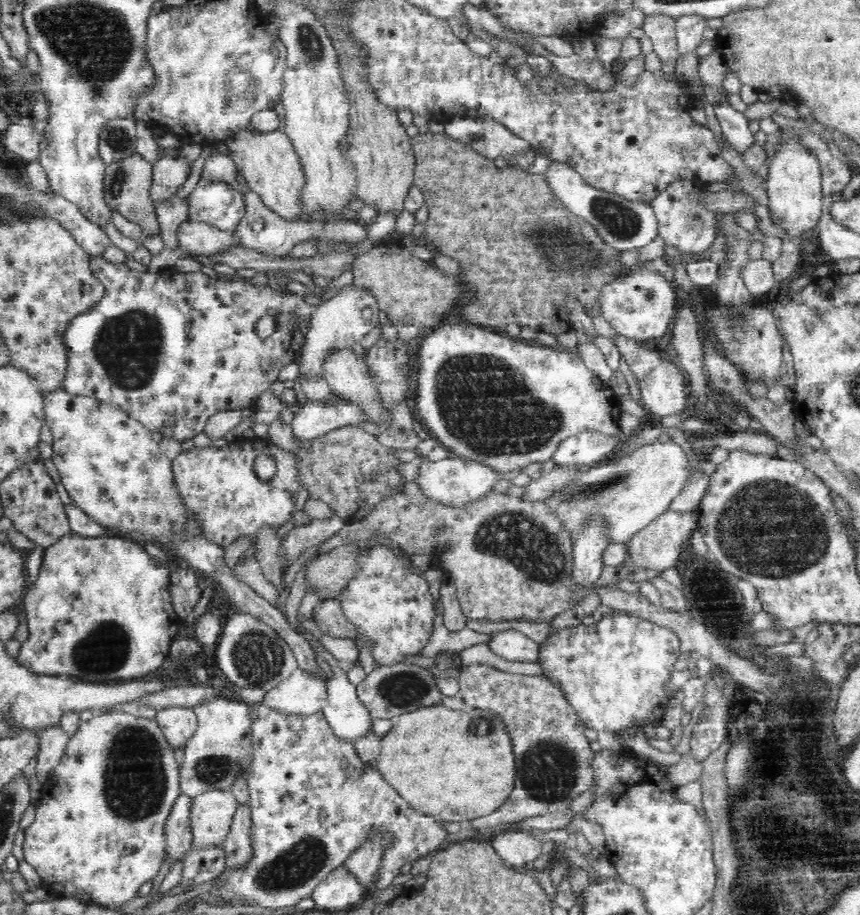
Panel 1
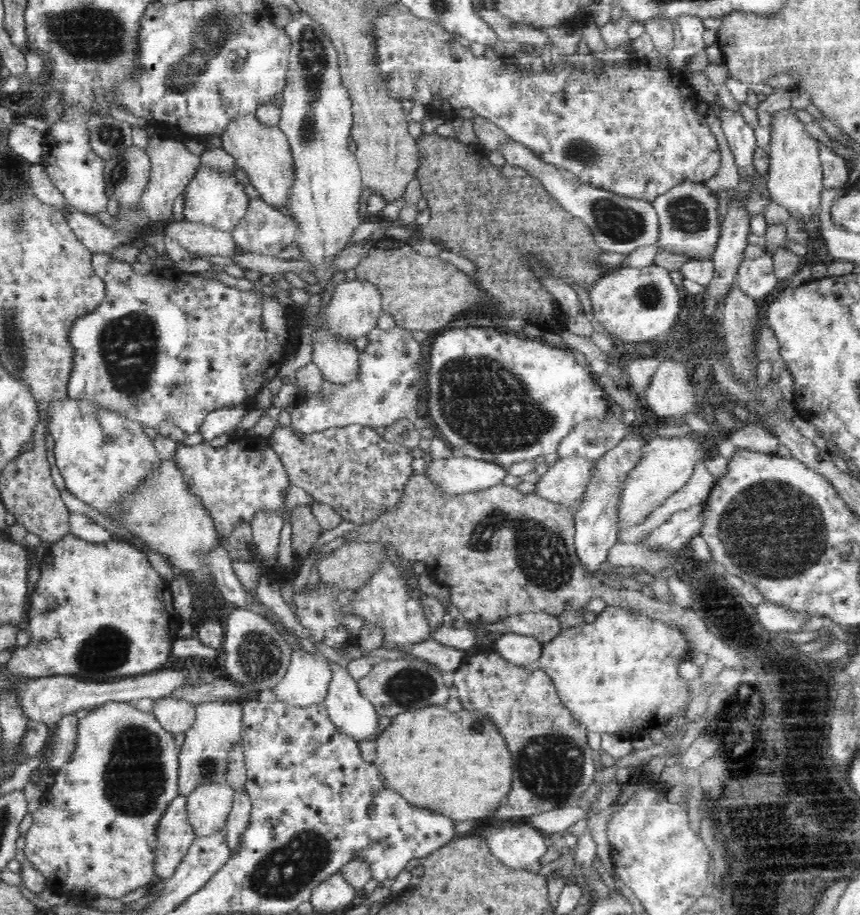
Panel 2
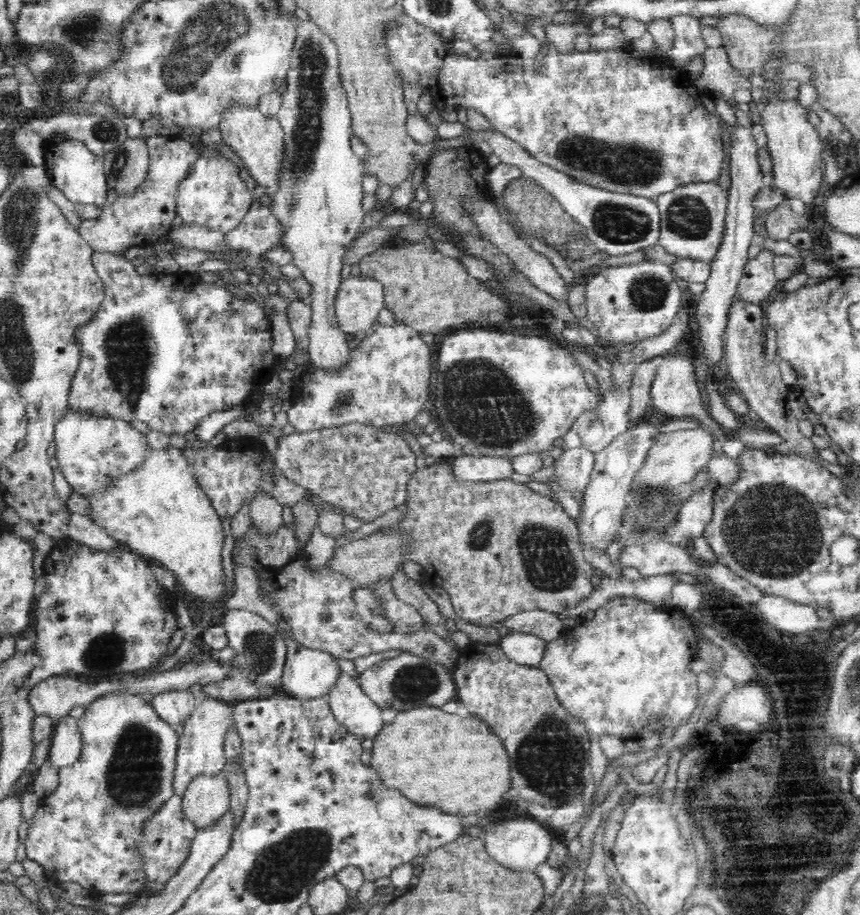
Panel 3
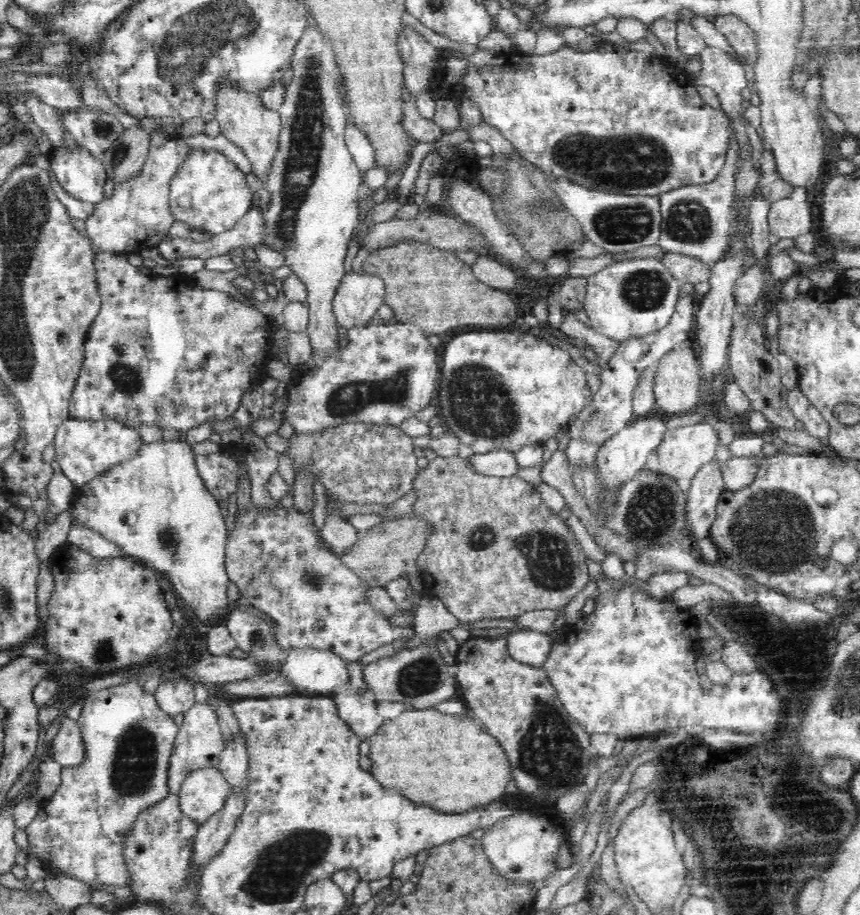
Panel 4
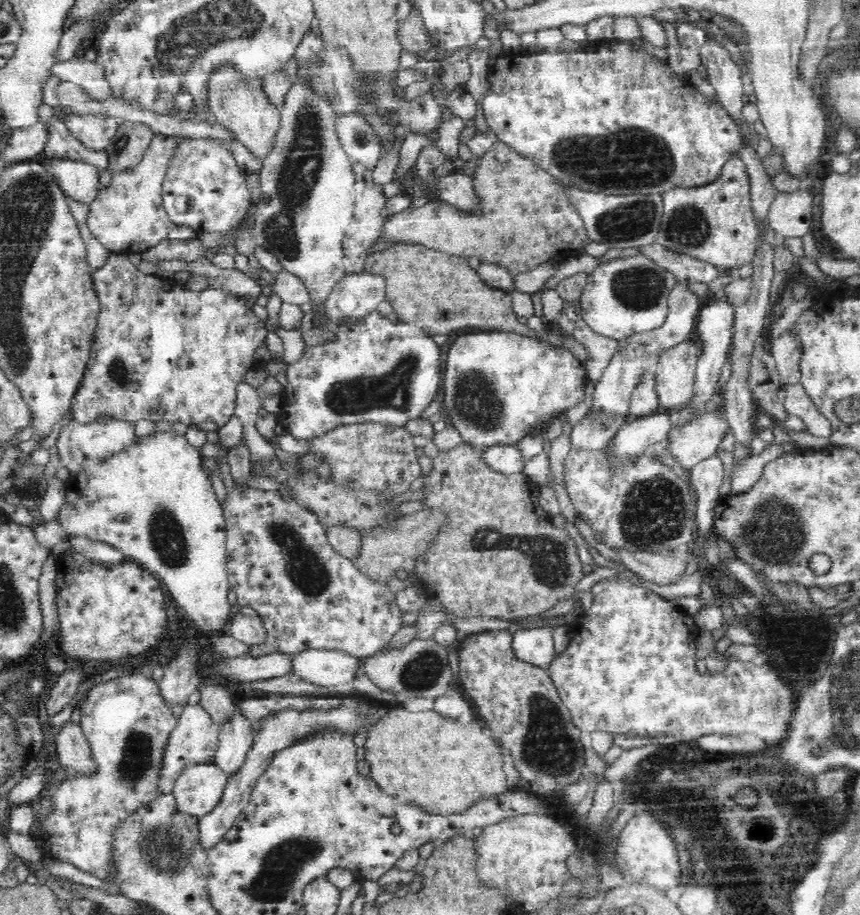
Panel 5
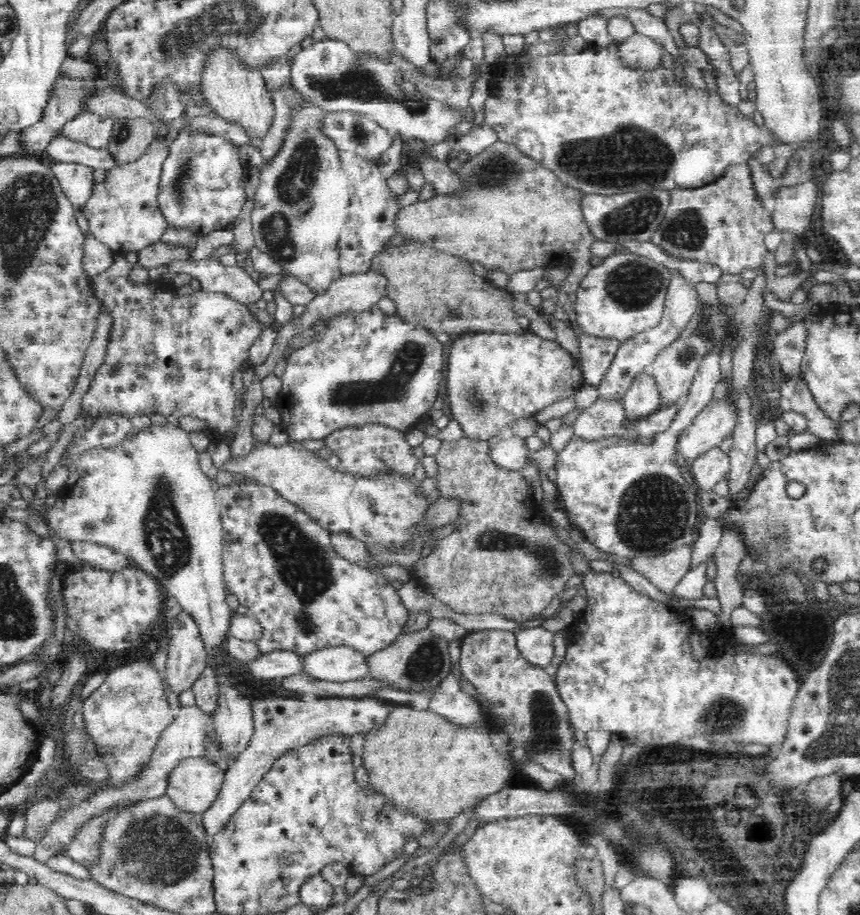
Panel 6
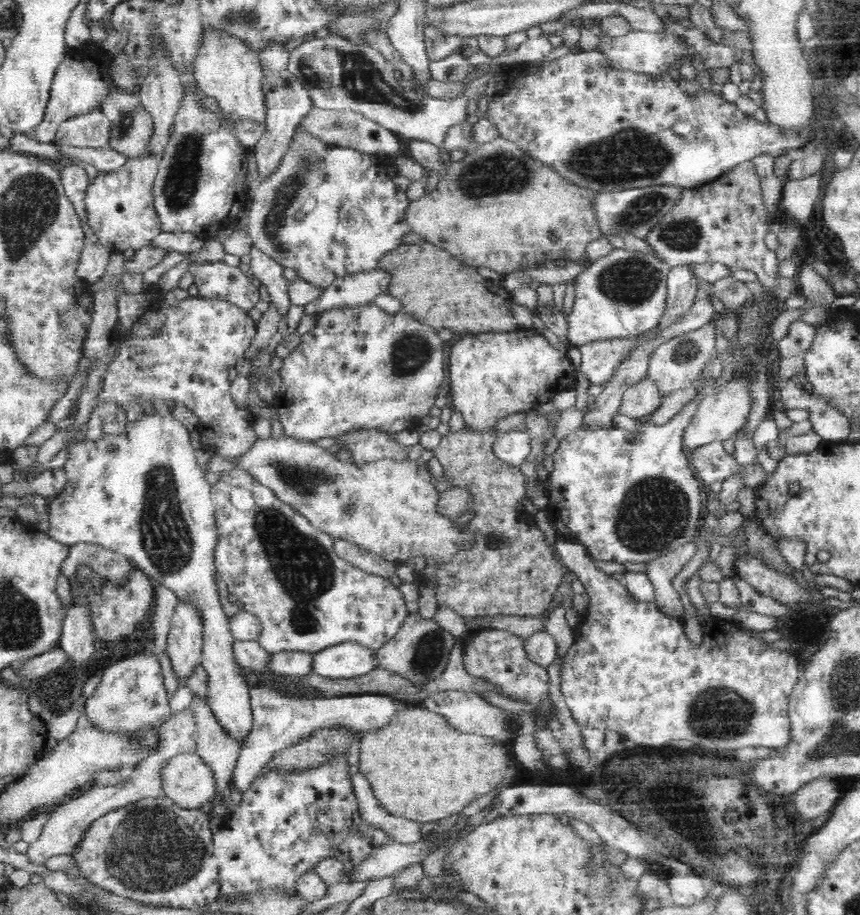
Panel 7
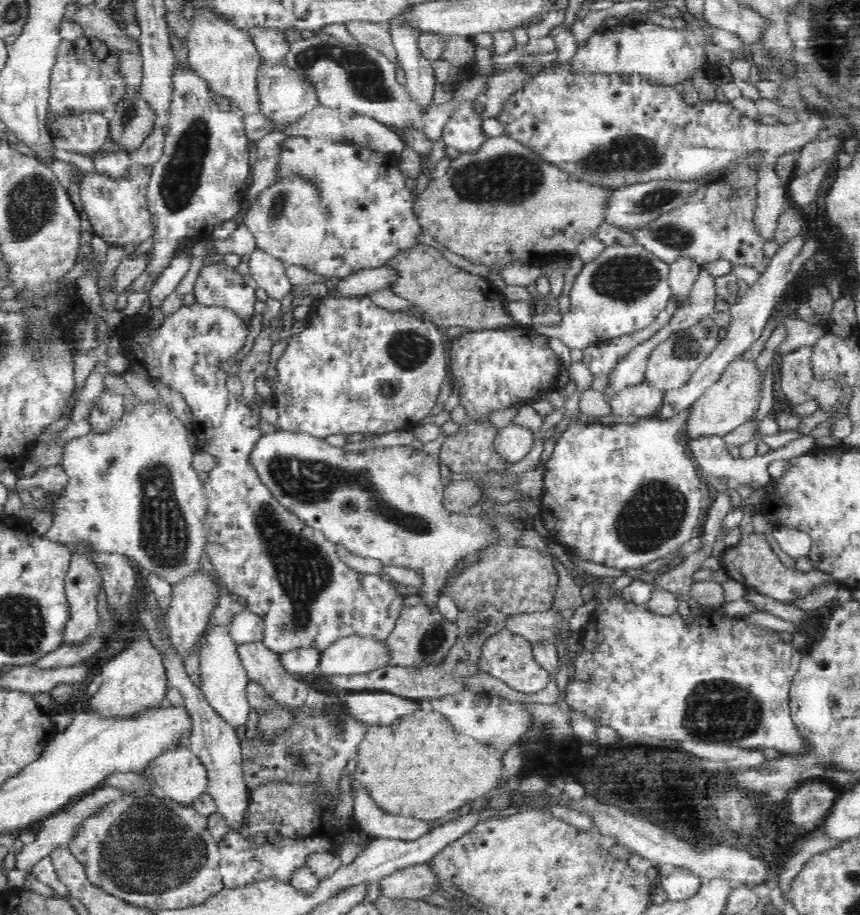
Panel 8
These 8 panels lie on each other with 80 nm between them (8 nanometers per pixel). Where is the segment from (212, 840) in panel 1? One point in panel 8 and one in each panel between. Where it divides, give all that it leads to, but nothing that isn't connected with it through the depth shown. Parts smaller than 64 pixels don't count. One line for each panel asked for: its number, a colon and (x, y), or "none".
2: (208, 805)
3: (207, 797)
4: (202, 792)
5: (197, 789)
6: (194, 782)
7: (185, 778)
8: (180, 774)

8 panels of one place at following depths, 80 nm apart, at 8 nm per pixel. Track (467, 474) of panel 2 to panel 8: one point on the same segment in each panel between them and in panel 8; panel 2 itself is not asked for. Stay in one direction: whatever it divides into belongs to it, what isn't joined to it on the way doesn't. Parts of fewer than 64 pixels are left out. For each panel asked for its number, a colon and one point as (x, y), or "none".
3: (474, 468)
4: (502, 463)
5: (506, 458)
6: (511, 452)
7: (513, 447)
8: (513, 443)

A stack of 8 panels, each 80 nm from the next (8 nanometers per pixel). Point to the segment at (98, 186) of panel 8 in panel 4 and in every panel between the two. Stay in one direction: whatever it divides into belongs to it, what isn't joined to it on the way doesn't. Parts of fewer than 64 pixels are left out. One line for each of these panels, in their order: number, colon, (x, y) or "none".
4: (136, 216)
5: (129, 217)
6: (122, 212)
7: (119, 207)

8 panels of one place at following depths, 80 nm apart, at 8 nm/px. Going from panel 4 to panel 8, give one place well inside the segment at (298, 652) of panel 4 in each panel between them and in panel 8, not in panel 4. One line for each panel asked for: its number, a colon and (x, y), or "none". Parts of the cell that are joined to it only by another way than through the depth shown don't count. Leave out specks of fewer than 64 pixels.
5: (326, 667)
6: (338, 663)
7: (348, 659)
8: (355, 654)

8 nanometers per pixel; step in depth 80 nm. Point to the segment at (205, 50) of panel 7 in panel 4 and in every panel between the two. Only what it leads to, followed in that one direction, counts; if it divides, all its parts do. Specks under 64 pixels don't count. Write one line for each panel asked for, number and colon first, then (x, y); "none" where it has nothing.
4: (244, 119)
5: (238, 101)
6: (238, 93)

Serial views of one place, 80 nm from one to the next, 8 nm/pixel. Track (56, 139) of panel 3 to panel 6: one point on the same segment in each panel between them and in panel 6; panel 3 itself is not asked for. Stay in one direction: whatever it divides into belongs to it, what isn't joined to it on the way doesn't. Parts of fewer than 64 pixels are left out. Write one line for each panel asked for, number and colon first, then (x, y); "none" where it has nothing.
4: (82, 176)
5: (80, 181)
6: (76, 179)

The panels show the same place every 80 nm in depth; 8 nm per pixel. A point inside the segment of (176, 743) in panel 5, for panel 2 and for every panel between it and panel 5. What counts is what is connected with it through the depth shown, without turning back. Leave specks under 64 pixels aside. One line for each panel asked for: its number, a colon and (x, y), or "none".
2: (216, 726)
3: (200, 750)
4: (199, 741)

